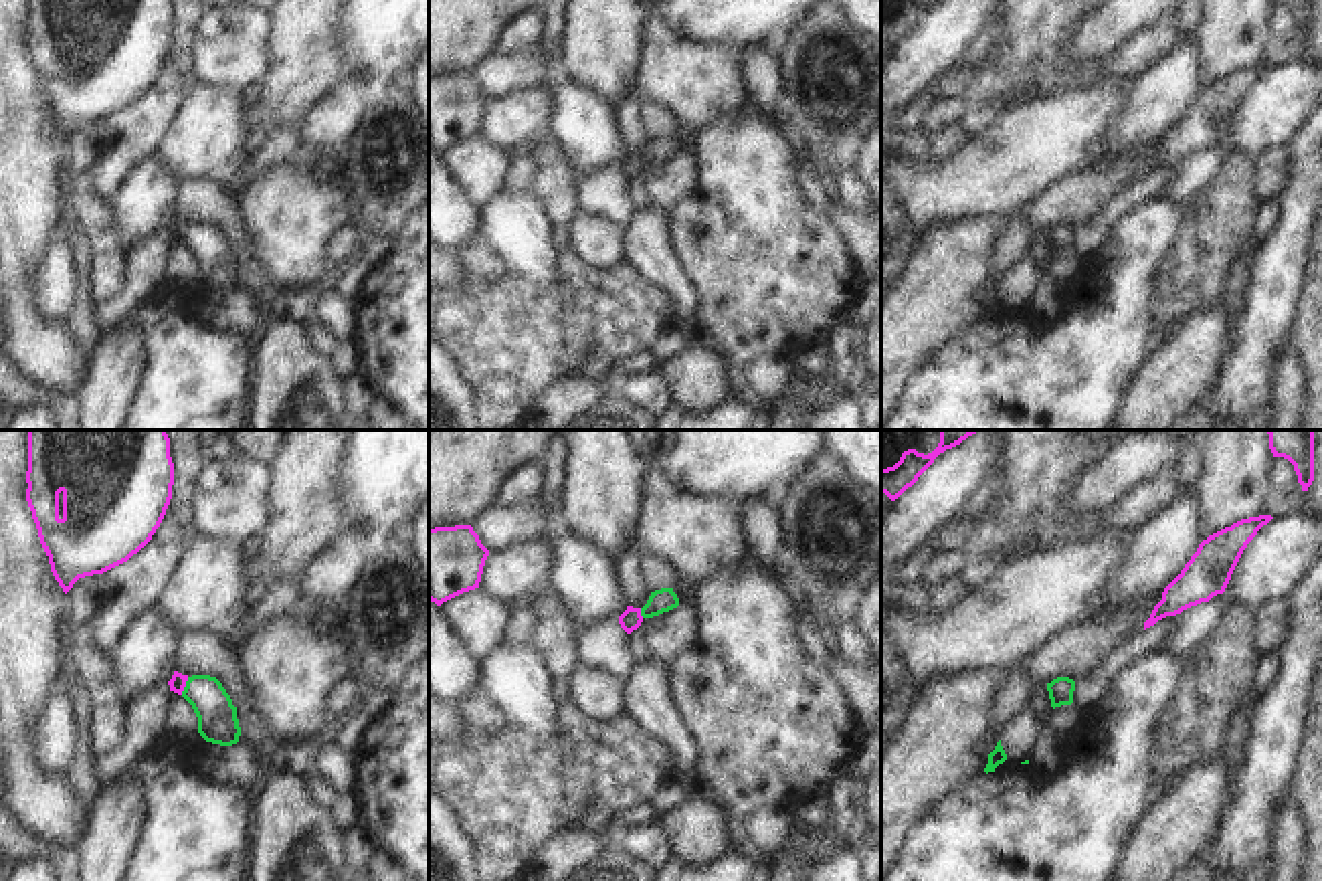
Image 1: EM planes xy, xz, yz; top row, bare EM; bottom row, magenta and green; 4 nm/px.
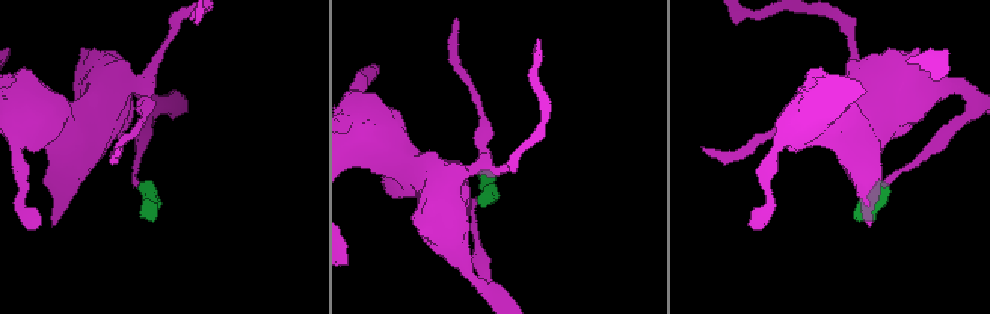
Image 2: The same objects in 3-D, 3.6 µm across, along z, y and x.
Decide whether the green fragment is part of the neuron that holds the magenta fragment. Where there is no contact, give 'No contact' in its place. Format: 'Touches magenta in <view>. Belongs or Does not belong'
Touches magenta in xy. Belongs.

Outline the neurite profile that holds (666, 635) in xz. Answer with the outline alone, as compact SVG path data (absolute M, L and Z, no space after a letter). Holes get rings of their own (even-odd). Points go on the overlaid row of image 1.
M673 608L653 618L643 618L641 626L651 651L651 663L667 667L695 637L695 612Z

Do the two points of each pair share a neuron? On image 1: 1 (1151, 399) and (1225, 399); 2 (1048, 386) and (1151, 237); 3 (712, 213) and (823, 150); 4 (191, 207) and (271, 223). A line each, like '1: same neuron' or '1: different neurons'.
1: different neurons
2: same neuron
3: different neurons
4: different neurons

